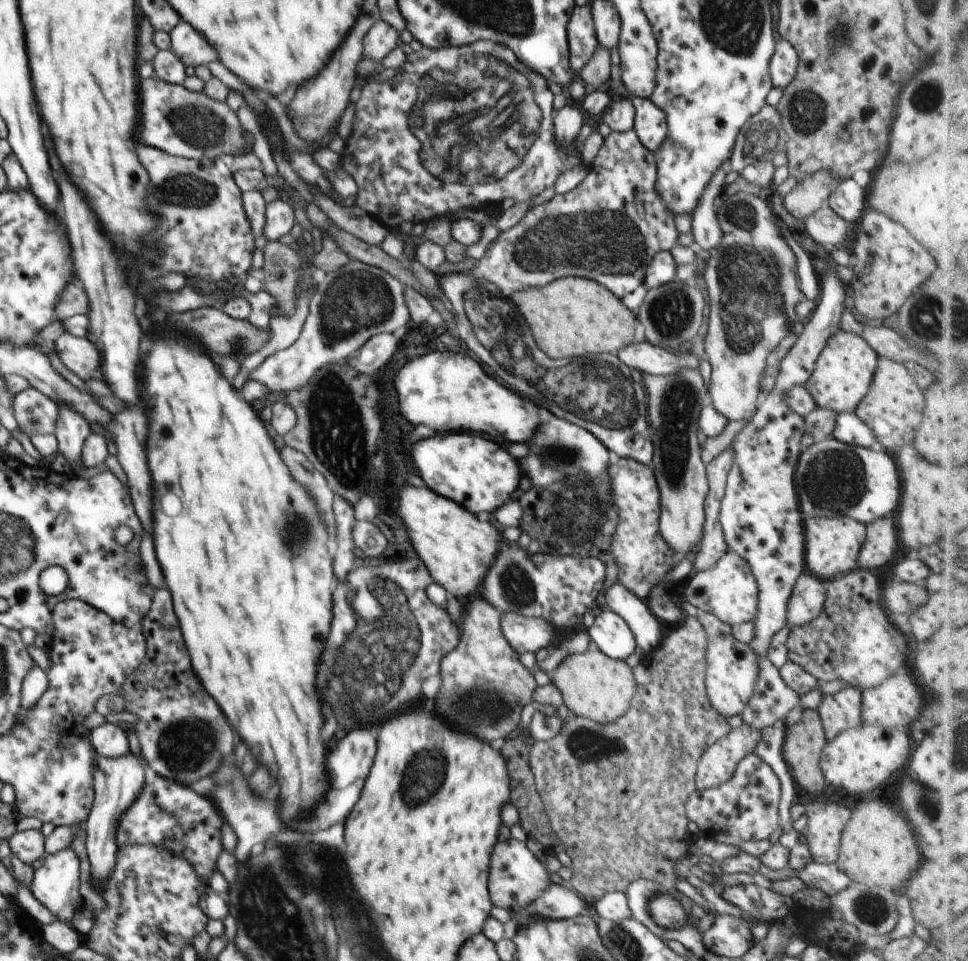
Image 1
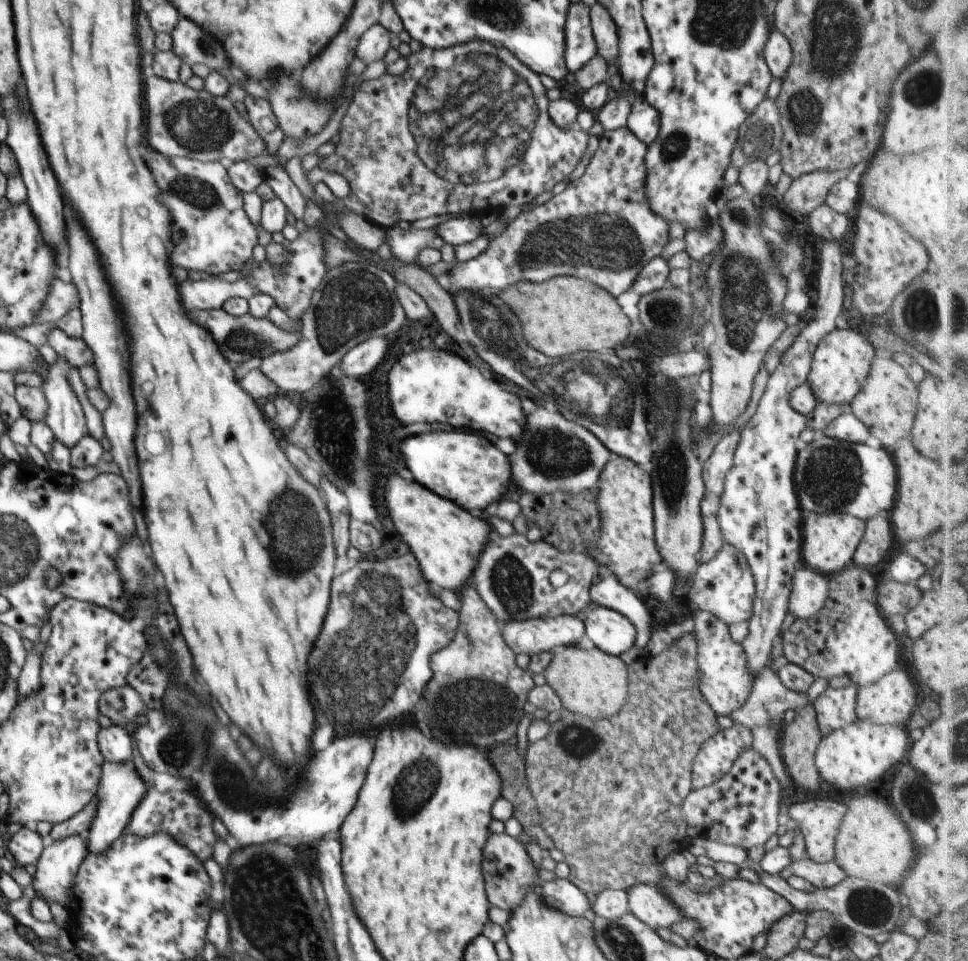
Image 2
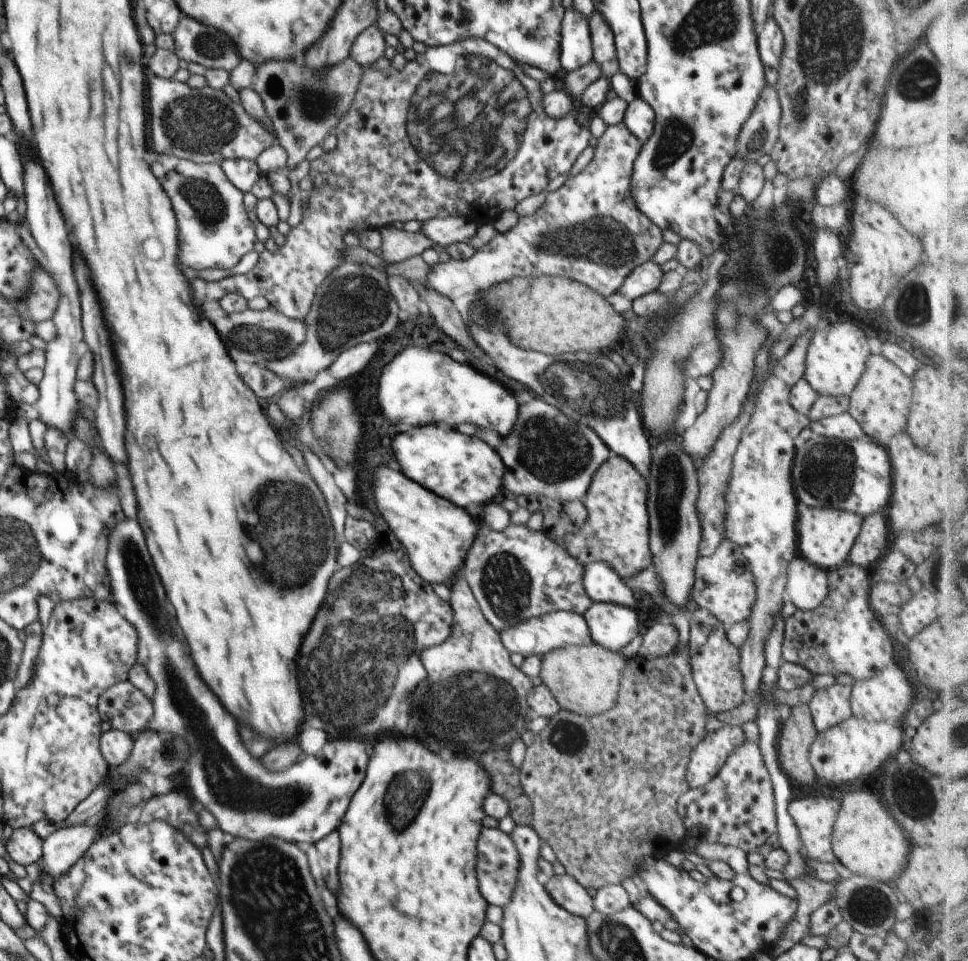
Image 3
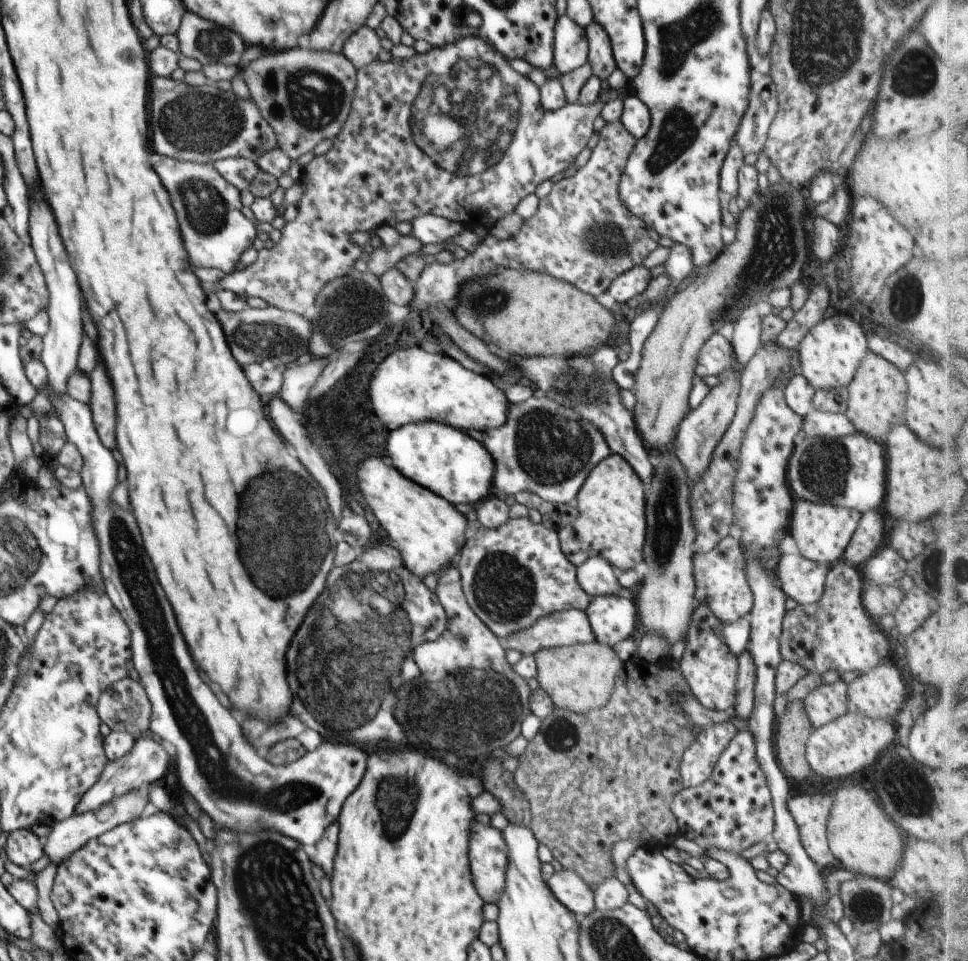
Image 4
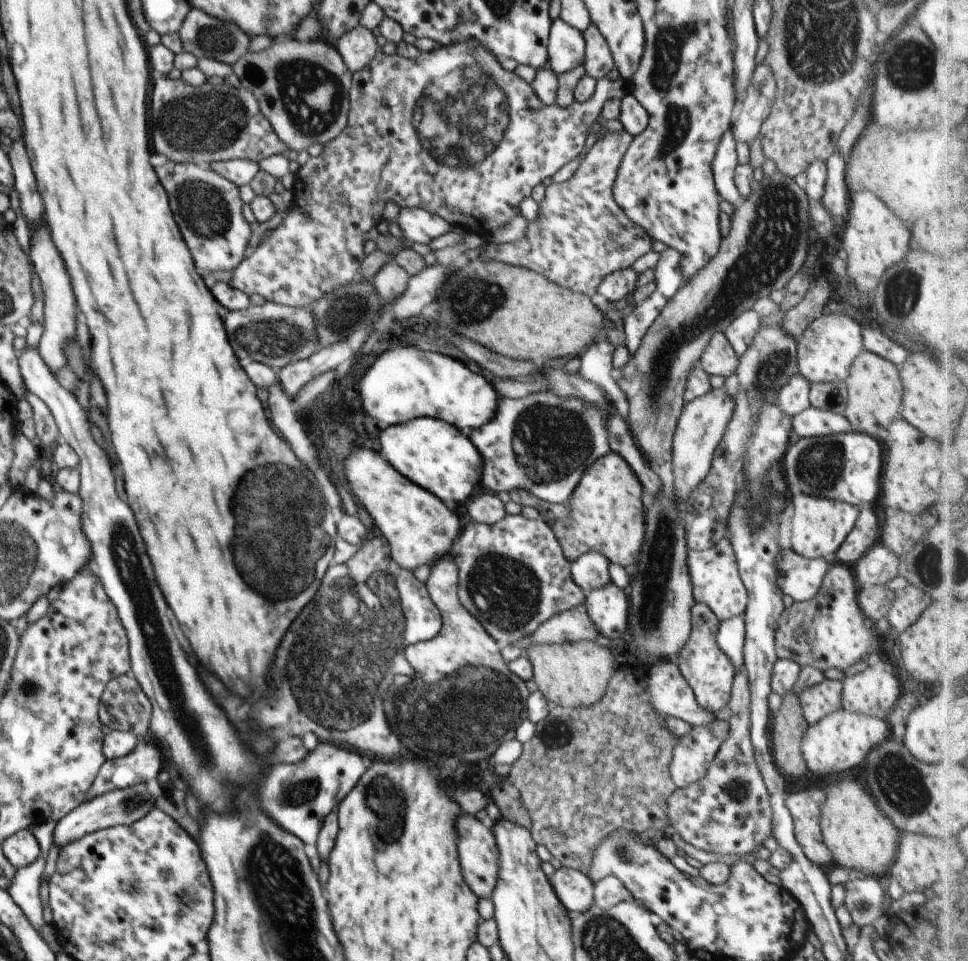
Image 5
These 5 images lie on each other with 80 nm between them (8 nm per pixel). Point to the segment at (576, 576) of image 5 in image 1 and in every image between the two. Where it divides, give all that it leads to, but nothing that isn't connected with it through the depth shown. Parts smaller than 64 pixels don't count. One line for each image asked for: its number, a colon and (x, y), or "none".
1: (648, 633)
2: (607, 591)
3: (601, 583)
4: (596, 576)

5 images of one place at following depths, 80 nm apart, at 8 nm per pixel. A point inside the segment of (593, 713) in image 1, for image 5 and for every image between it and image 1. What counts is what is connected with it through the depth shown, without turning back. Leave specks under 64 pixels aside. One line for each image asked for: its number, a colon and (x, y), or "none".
2: (591, 683)
3: (584, 679)
4: (581, 677)
5: (576, 674)

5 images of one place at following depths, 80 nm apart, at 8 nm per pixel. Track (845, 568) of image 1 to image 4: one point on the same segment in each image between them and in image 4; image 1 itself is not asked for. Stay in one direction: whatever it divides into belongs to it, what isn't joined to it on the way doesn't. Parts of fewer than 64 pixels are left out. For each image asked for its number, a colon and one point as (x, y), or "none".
2: (829, 540)
3: (825, 536)
4: (822, 532)

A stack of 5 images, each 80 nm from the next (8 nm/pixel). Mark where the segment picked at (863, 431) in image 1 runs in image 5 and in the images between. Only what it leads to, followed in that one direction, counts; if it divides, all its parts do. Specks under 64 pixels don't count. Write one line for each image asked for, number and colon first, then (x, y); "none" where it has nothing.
2: (846, 427)
3: (841, 427)
4: (816, 423)
5: (812, 422)

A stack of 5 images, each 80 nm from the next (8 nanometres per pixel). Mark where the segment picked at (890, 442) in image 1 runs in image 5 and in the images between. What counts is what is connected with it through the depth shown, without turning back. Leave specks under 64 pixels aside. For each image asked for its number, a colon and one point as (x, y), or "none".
2: (888, 401)
3: (880, 403)
4: (877, 398)
5: (874, 388)

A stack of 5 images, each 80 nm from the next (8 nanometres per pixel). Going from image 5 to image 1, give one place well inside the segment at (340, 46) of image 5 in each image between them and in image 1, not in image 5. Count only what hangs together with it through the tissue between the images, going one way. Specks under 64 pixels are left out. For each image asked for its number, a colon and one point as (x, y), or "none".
1: (381, 39)
2: (374, 43)
3: (369, 45)
4: (362, 48)

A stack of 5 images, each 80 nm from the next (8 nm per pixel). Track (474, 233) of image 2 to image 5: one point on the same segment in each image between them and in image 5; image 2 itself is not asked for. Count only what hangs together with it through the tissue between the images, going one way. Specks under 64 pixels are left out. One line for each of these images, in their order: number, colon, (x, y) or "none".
3: (443, 231)
4: (429, 229)
5: (418, 225)

